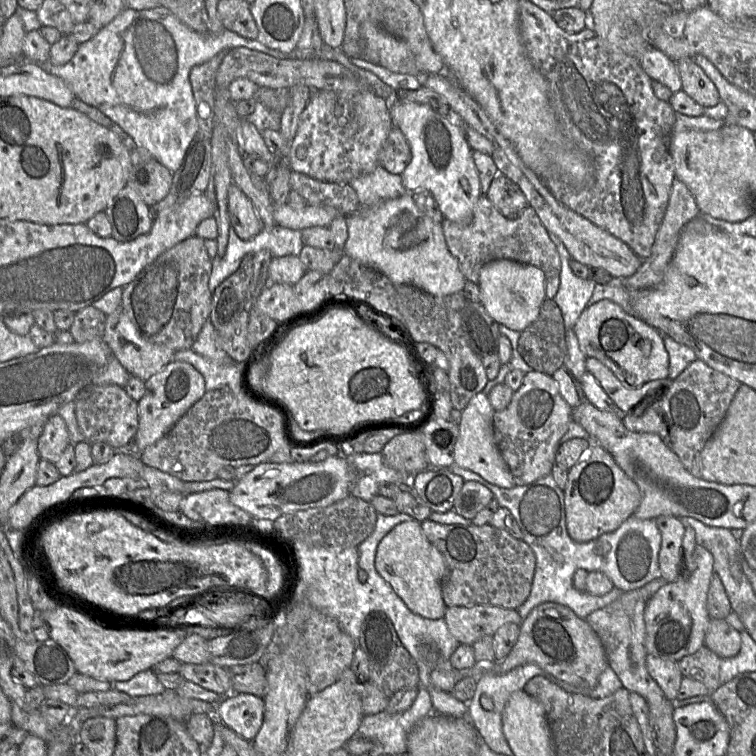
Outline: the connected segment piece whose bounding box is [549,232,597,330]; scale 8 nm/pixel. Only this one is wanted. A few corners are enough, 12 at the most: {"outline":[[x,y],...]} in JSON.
{"outline":[[553,232],[561,261],[553,300],[566,330],[573,329],[597,282],[577,277],[571,256]]}

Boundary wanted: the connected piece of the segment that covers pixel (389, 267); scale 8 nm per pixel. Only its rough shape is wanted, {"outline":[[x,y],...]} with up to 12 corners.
{"outline":[[411,193],[347,215],[343,254],[432,295],[467,279]]}

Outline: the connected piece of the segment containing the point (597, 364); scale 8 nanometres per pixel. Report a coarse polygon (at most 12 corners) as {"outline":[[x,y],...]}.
{"outline":[[587,357],[586,369],[625,414],[660,394],[672,381],[631,387],[602,362]]}

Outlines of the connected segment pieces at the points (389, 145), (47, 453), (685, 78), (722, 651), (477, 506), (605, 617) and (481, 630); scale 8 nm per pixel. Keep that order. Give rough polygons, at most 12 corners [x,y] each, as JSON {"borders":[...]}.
{"borders":[[[392,126],[378,163],[401,175],[412,153],[403,132]],[[56,414],[37,439],[39,456],[54,464],[70,443]],[[693,59],[676,62],[682,91],[704,108],[721,102]],[[711,619],[705,646],[720,658],[736,656],[741,632]],[[465,481],[452,510],[472,521],[493,499],[482,484]],[[641,588],[585,620],[623,687],[651,704],[666,698],[646,668]],[[491,605],[447,607],[443,617],[460,644],[520,625],[516,609]]]}

